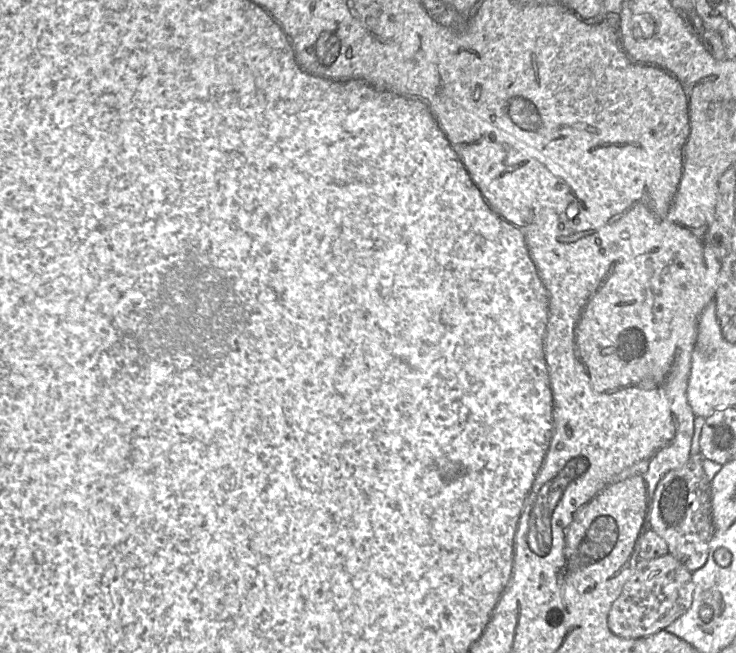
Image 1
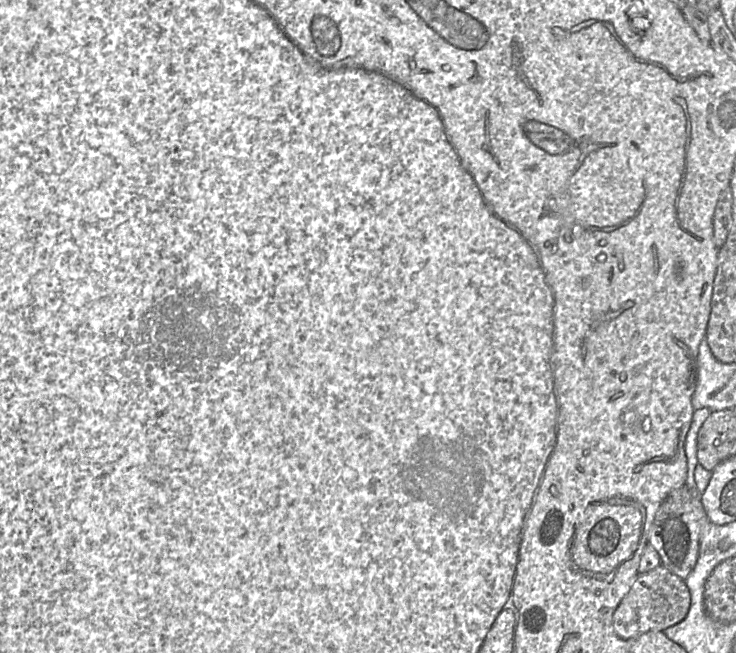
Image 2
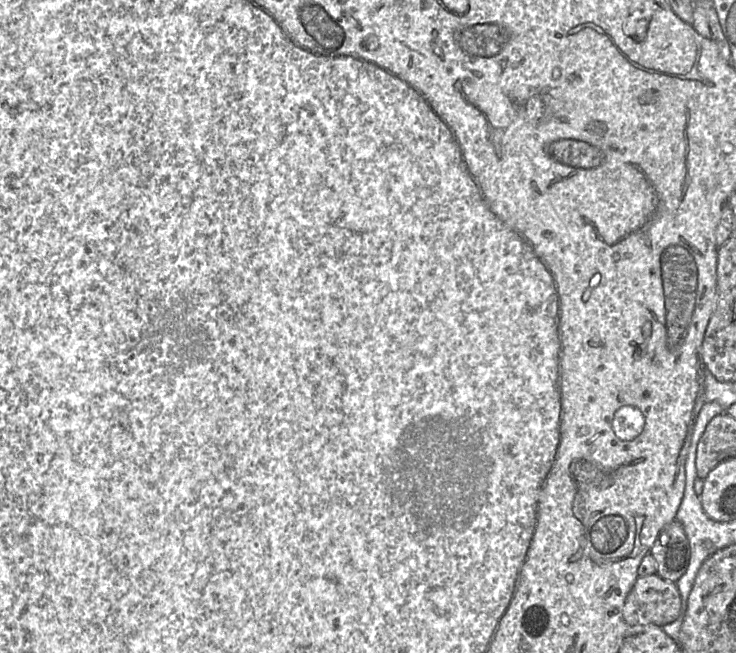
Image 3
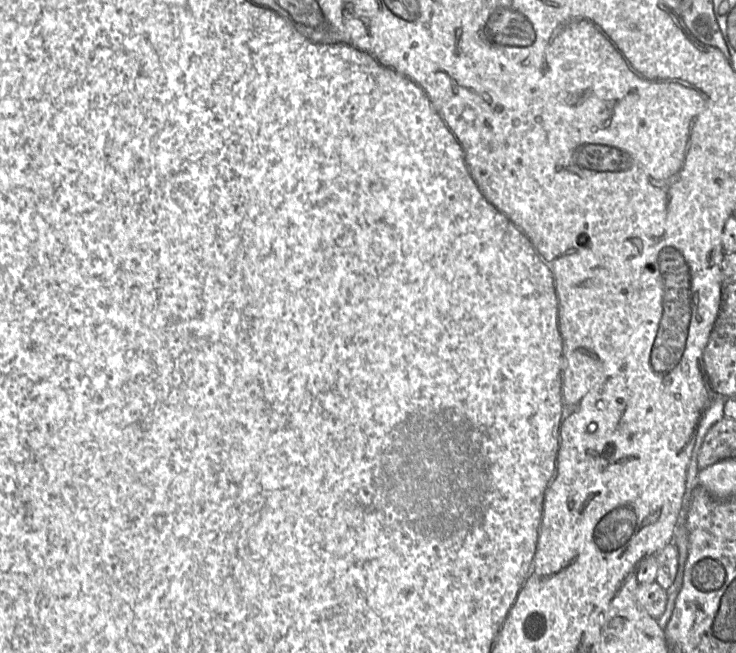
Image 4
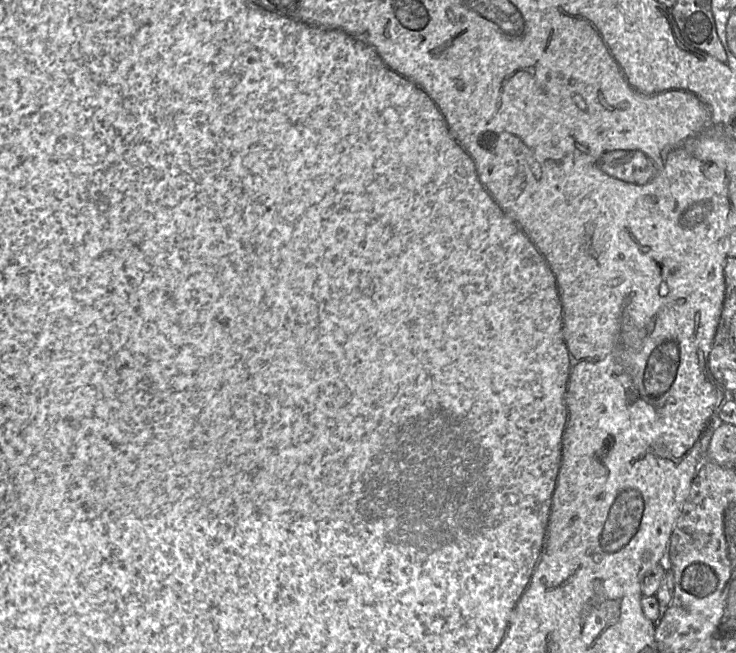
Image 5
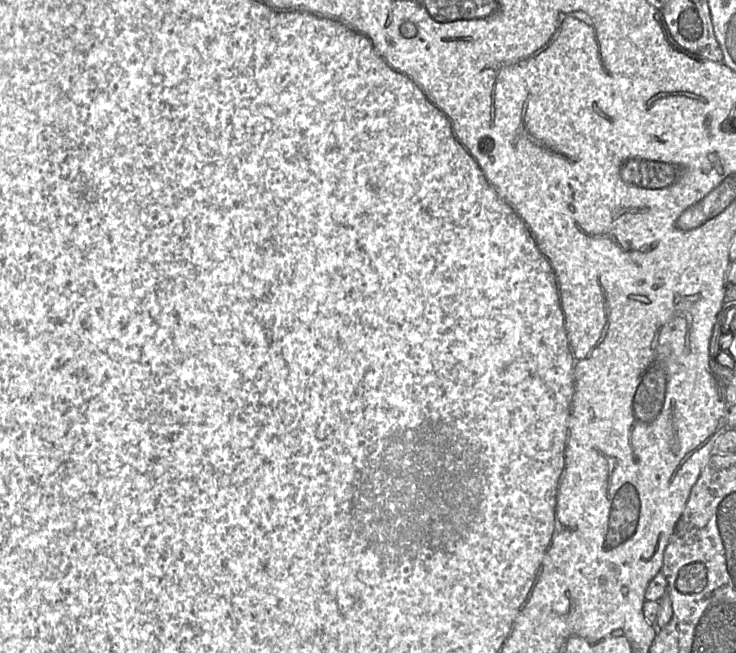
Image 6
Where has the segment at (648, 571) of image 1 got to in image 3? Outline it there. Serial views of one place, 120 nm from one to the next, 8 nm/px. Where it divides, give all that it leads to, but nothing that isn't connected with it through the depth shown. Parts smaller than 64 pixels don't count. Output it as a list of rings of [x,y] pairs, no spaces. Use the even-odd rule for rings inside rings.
[[[658,574],[638,576],[628,593],[622,617],[628,625],[654,624],[659,627],[675,621],[681,613],[681,596],[675,582],[664,580]]]

